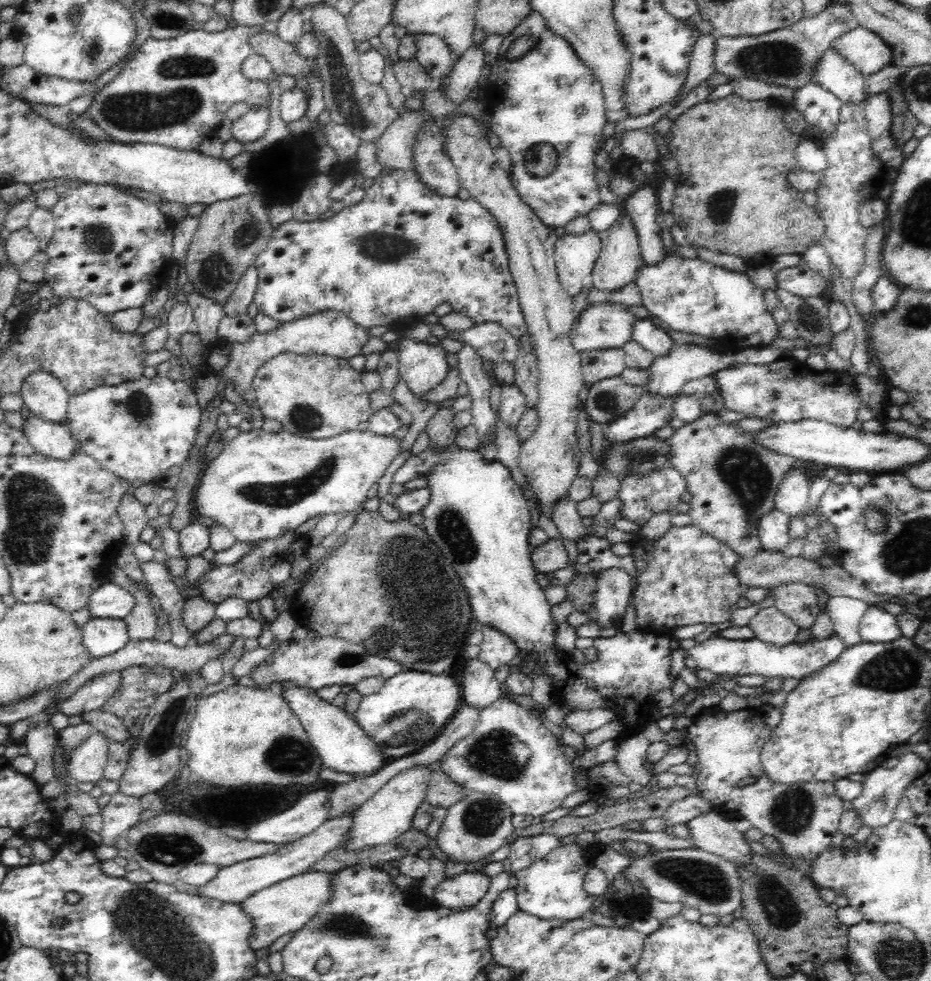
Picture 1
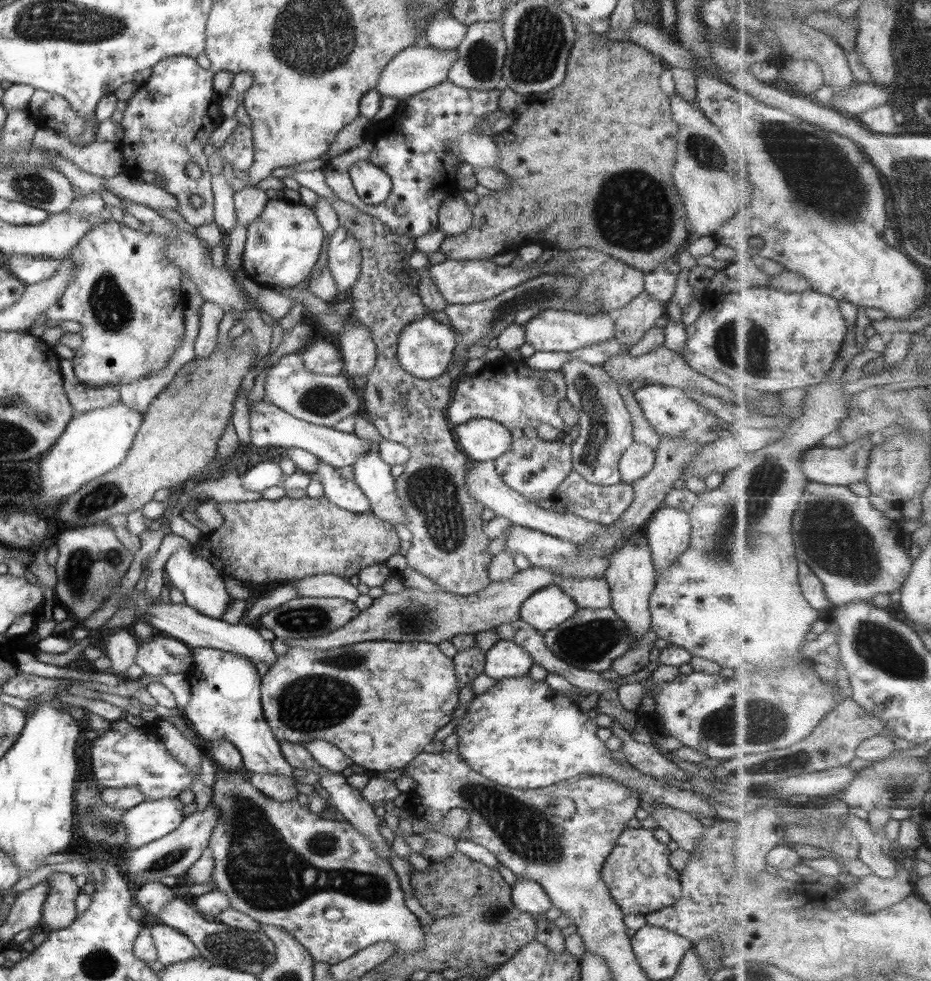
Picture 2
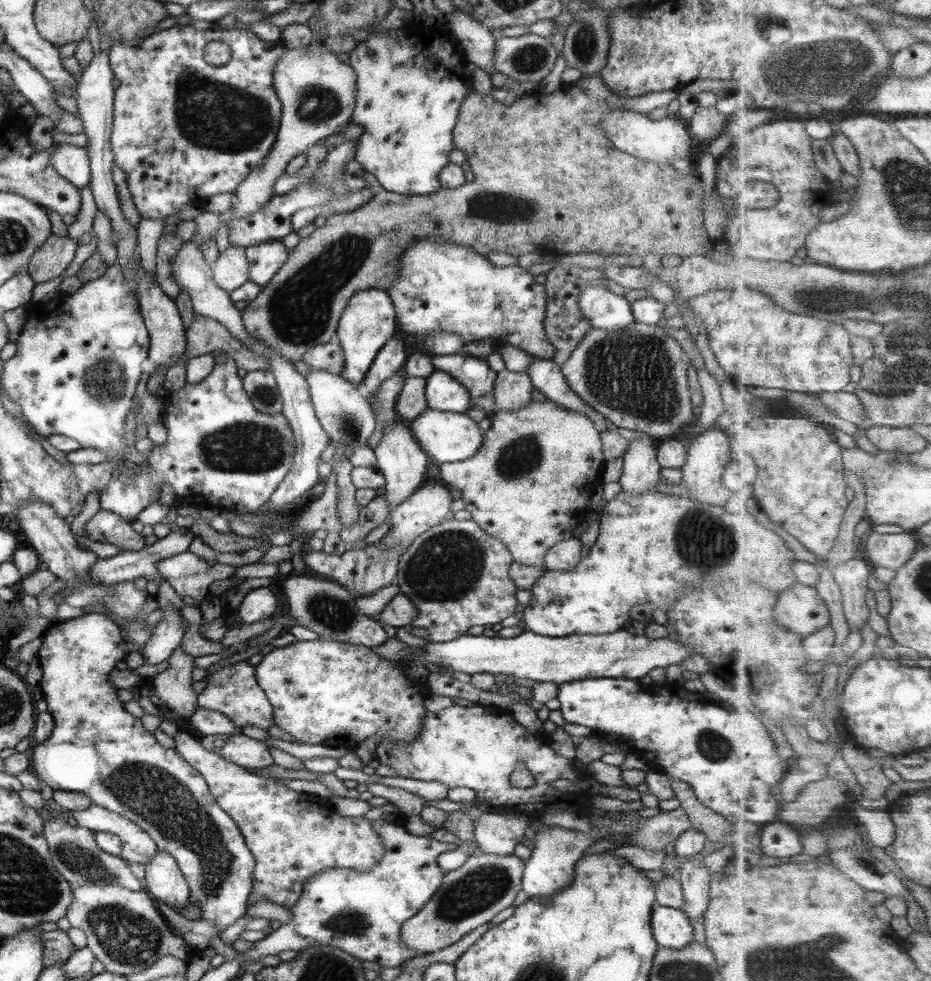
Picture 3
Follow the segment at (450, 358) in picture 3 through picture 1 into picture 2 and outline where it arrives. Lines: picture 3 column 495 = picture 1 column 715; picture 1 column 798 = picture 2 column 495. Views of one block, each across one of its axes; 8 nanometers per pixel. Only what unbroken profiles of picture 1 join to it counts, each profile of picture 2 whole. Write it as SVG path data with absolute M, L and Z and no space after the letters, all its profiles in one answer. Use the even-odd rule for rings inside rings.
M504 356L498 361L489 362L478 374L467 376L461 389L454 392L446 415L449 422L454 425L464 424L474 418L489 418L502 423L507 429L526 428L545 422L550 426L568 431L568 425L559 415L558 403L567 396L567 384L561 370L542 371L532 370L525 361L514 361ZM550 380L556 386L556 392L552 396L544 396L540 390L541 382Z

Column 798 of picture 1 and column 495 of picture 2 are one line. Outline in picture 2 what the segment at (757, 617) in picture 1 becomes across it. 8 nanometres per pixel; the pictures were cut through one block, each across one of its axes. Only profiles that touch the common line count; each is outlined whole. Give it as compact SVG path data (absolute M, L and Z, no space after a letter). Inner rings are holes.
M521 619L494 627L494 629L490 629L490 632L494 632L498 640L516 642L518 646L522 646L528 652L533 664L544 667L548 673L564 676L570 684L580 688L584 693L604 694L608 690L618 690L619 685L616 684L616 681L607 679L602 673L571 666L555 656L546 647L543 633Z

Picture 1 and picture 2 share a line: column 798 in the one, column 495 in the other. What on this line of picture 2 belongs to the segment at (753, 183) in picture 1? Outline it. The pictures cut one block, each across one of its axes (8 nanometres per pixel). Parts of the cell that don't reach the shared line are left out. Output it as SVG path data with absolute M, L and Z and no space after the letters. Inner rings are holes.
M593 31L580 35L567 58L564 80L547 93L533 95L538 102L552 106L554 120L558 118L564 124L544 128L518 124L518 132L516 128L508 128L492 136L501 157L496 168L510 178L510 185L504 191L479 197L476 206L471 207L472 226L466 233L442 242L440 251L446 259L492 259L530 243L564 252L578 247L598 250L643 272L654 271L666 259L676 257L690 232L685 206L672 178L678 124L673 120L669 94L660 86L659 78L666 67L659 56L632 41L607 40ZM614 124L616 128L610 130ZM614 188L624 188L624 198Z

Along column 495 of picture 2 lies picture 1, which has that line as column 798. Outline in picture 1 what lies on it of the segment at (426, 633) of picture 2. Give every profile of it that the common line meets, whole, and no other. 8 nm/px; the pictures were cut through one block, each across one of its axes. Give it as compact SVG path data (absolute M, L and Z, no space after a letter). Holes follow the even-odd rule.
M802 582L783 584L775 590L775 608L794 621L800 629L808 629L820 614L820 603L812 586Z

